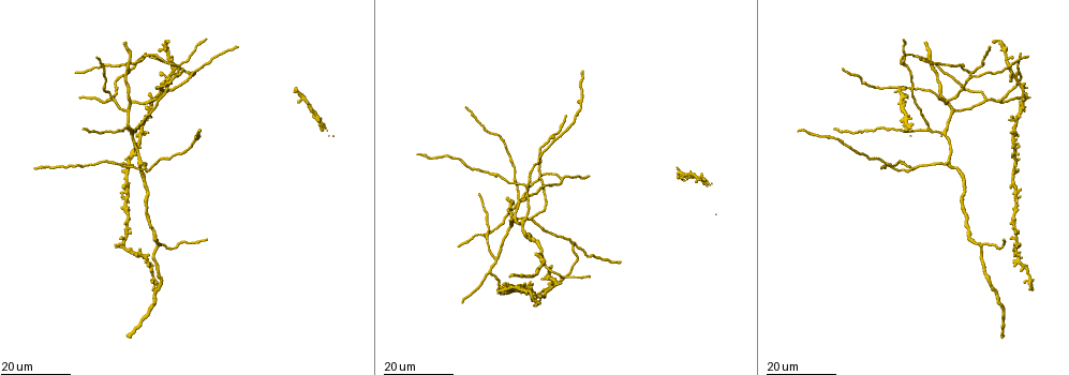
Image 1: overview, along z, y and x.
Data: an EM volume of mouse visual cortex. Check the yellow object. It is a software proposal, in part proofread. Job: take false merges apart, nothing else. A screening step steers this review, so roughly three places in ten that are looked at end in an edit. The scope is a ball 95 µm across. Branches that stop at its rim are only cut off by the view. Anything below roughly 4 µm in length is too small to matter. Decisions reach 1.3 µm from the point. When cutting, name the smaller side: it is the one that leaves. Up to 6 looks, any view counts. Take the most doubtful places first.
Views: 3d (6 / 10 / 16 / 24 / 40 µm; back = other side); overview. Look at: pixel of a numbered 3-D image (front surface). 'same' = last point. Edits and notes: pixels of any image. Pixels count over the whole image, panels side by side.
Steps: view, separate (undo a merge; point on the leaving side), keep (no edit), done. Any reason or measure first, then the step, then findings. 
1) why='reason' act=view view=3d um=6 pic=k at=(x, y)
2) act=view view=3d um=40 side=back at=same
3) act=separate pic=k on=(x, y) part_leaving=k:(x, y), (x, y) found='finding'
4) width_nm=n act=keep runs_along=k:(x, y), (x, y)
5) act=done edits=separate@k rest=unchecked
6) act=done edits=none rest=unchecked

act=view view=3d um=16 pic=1 at=(1010, 65)

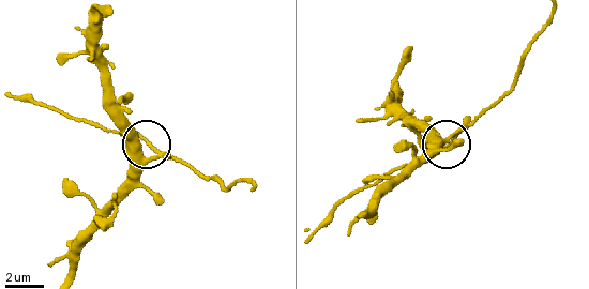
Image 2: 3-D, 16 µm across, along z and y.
act=view view=3d um=10 pic=2 at=(145, 140)

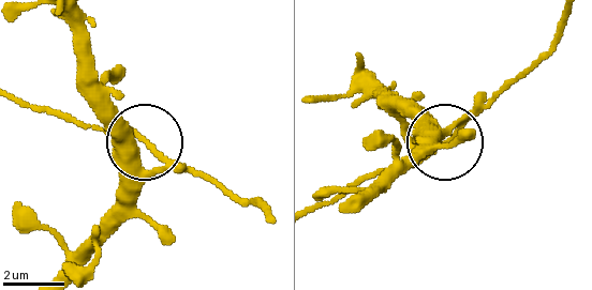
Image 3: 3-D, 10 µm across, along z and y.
act=view view=3d um=6 pic=3 at=(447, 141)

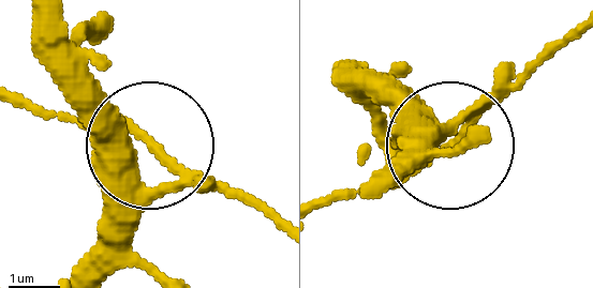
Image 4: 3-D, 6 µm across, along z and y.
act=keep found='continuous, no second neuron'

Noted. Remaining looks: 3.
why='branch point' act=view view=3d um=24 pic=1 at=(145, 103)

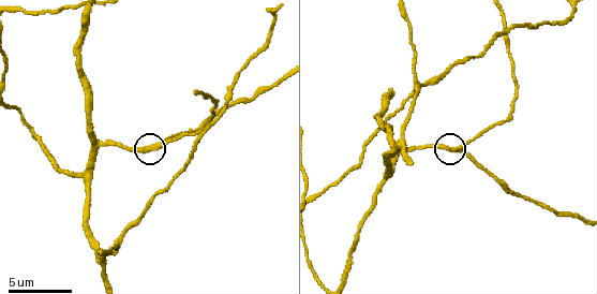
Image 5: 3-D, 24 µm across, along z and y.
act=view view=3d um=10 pic=5 at=(461, 147)

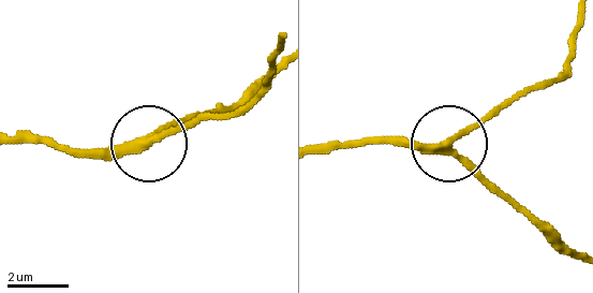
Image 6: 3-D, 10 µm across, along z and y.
act=keep runs_along=6:(513, 206), (451, 142), (498, 104) found='all the same neuron'

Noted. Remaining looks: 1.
act=done edits=none rest=unchecked

